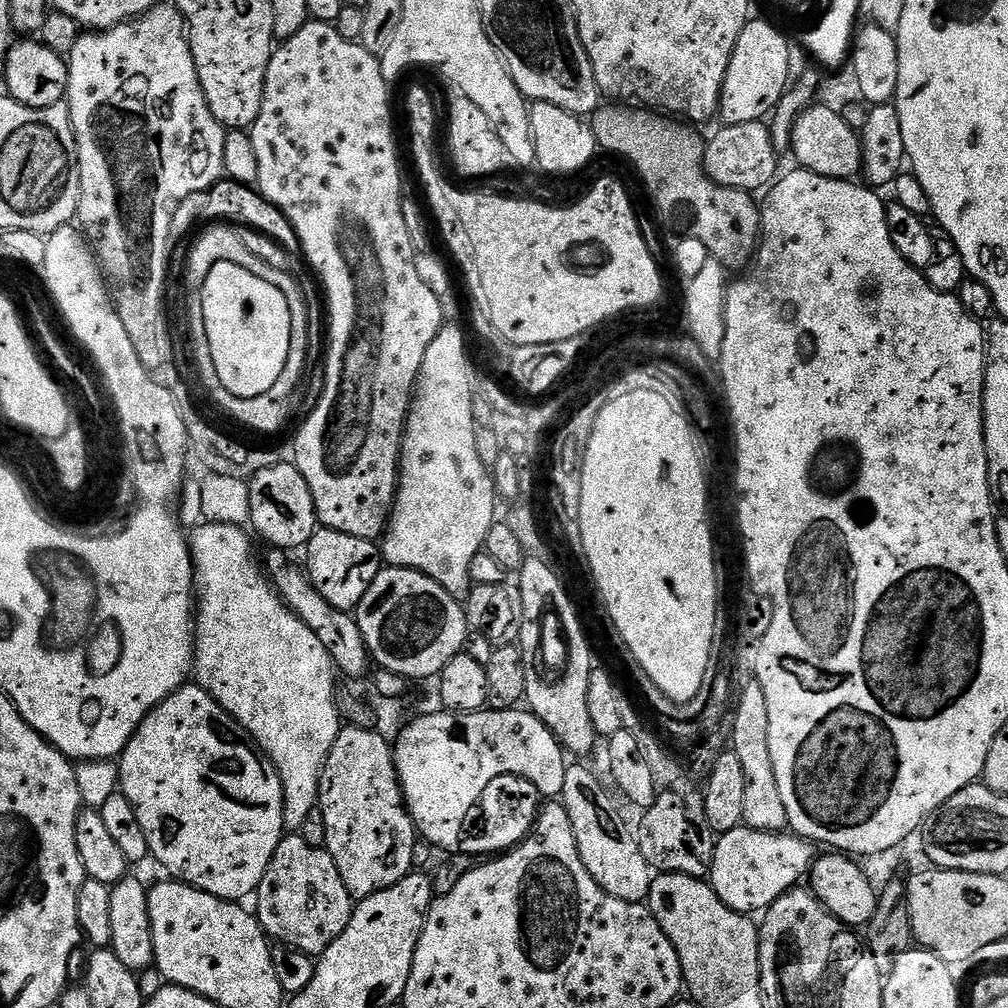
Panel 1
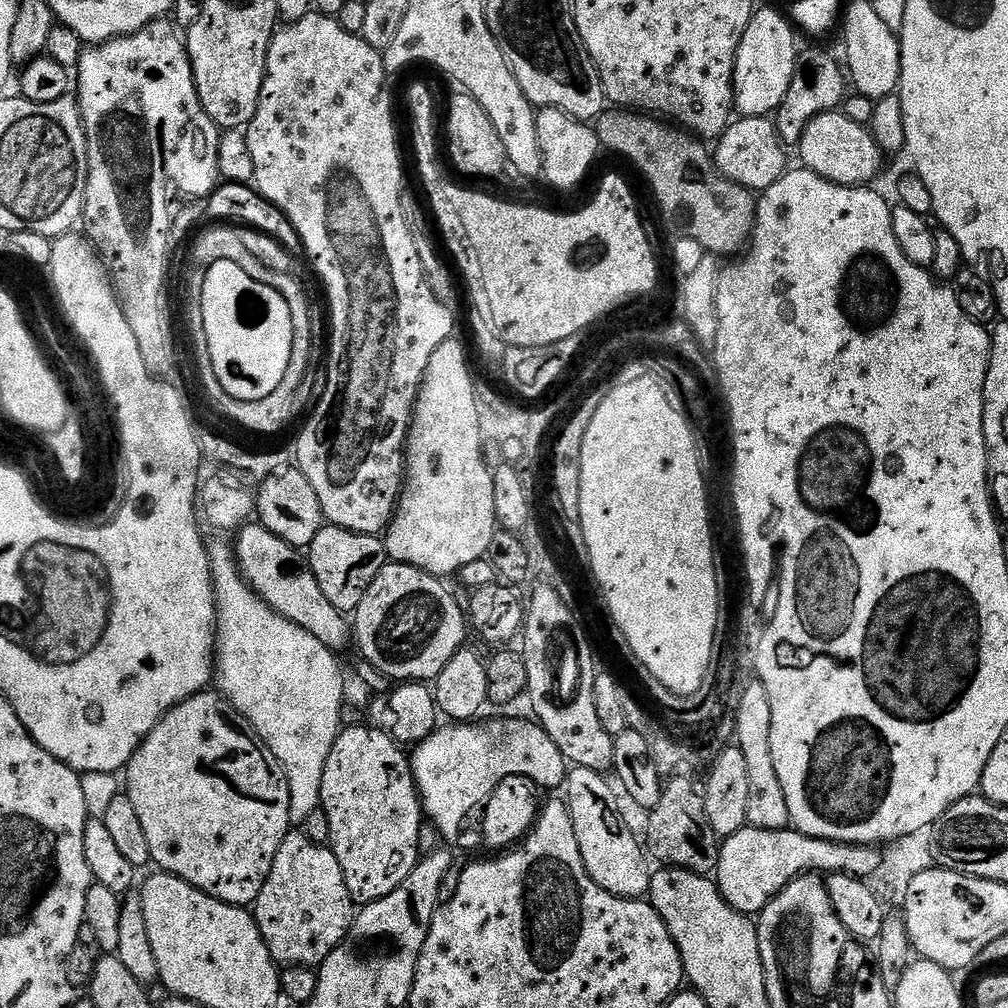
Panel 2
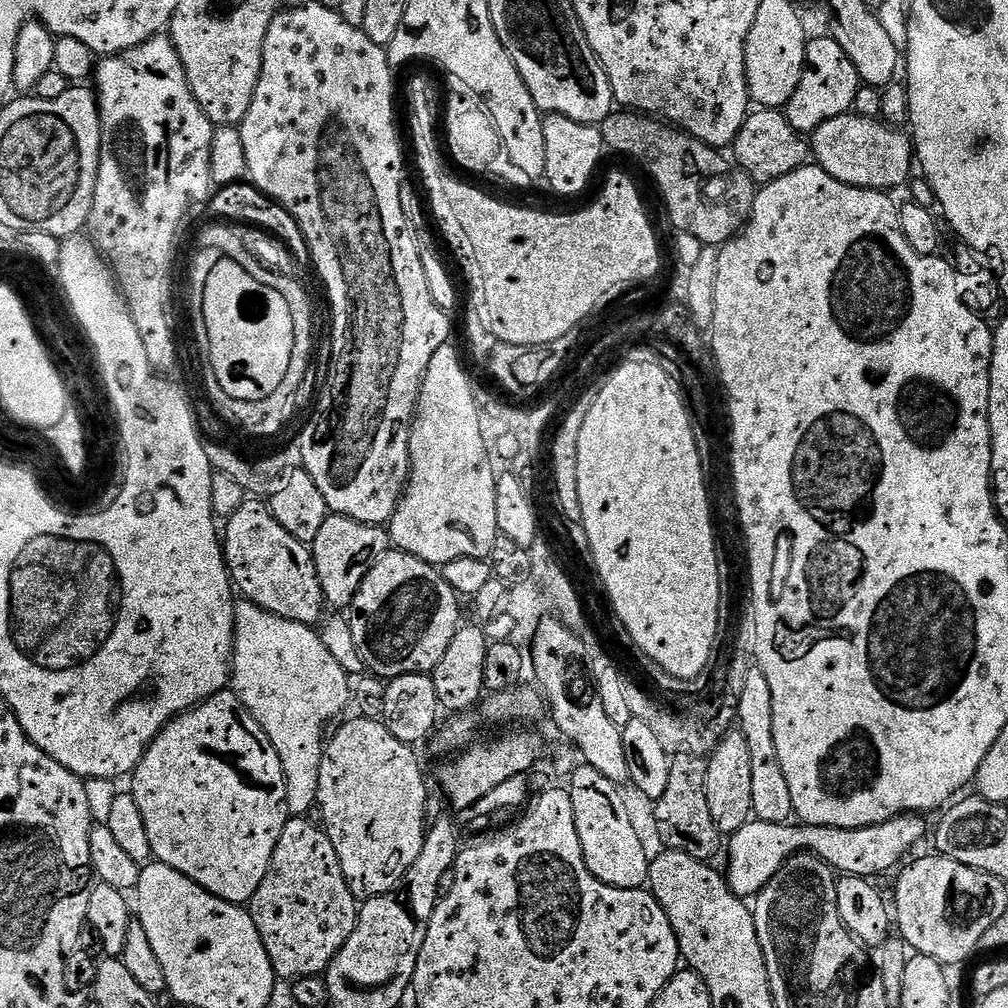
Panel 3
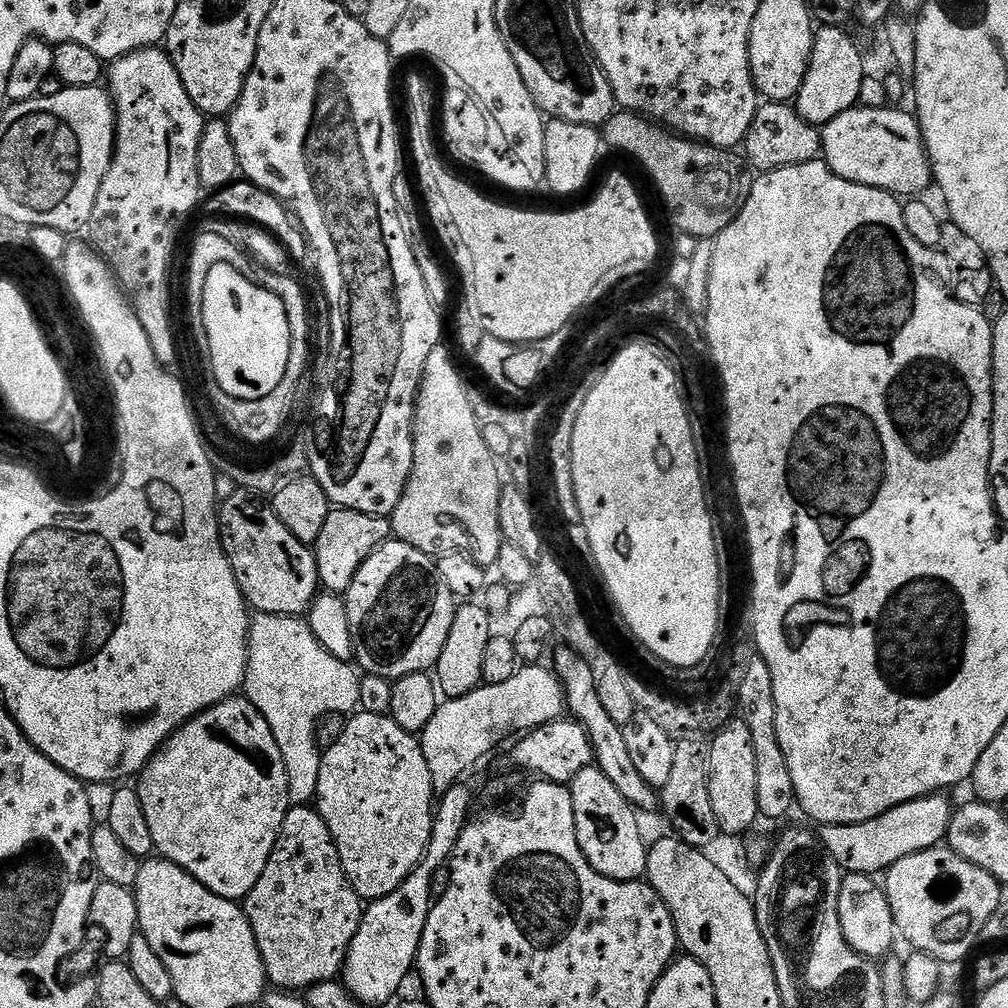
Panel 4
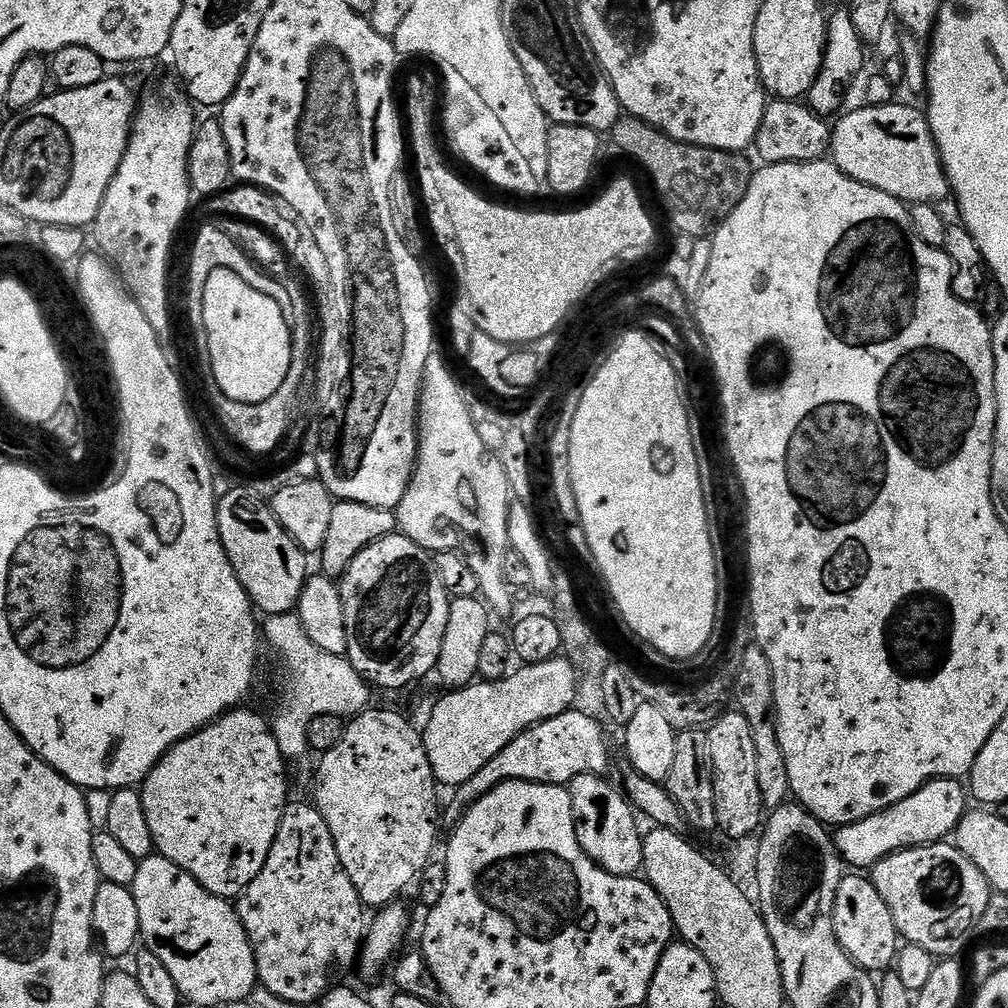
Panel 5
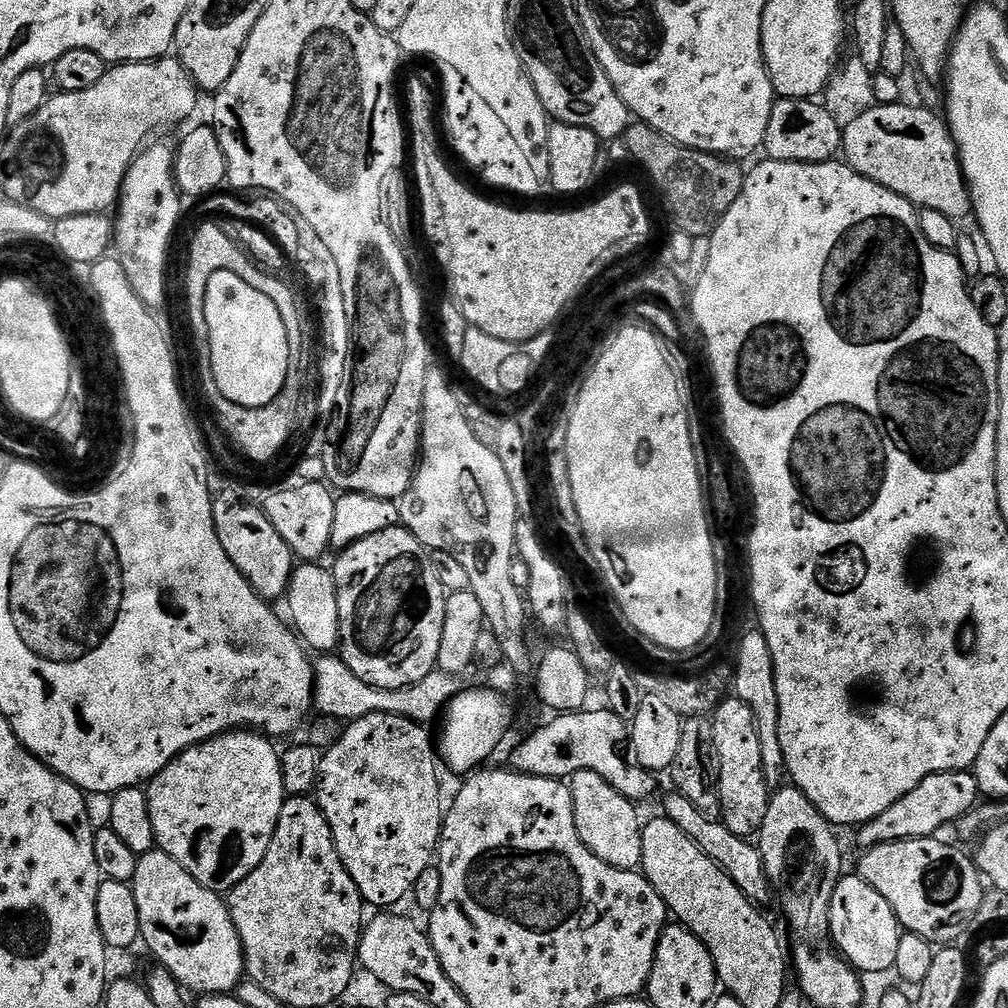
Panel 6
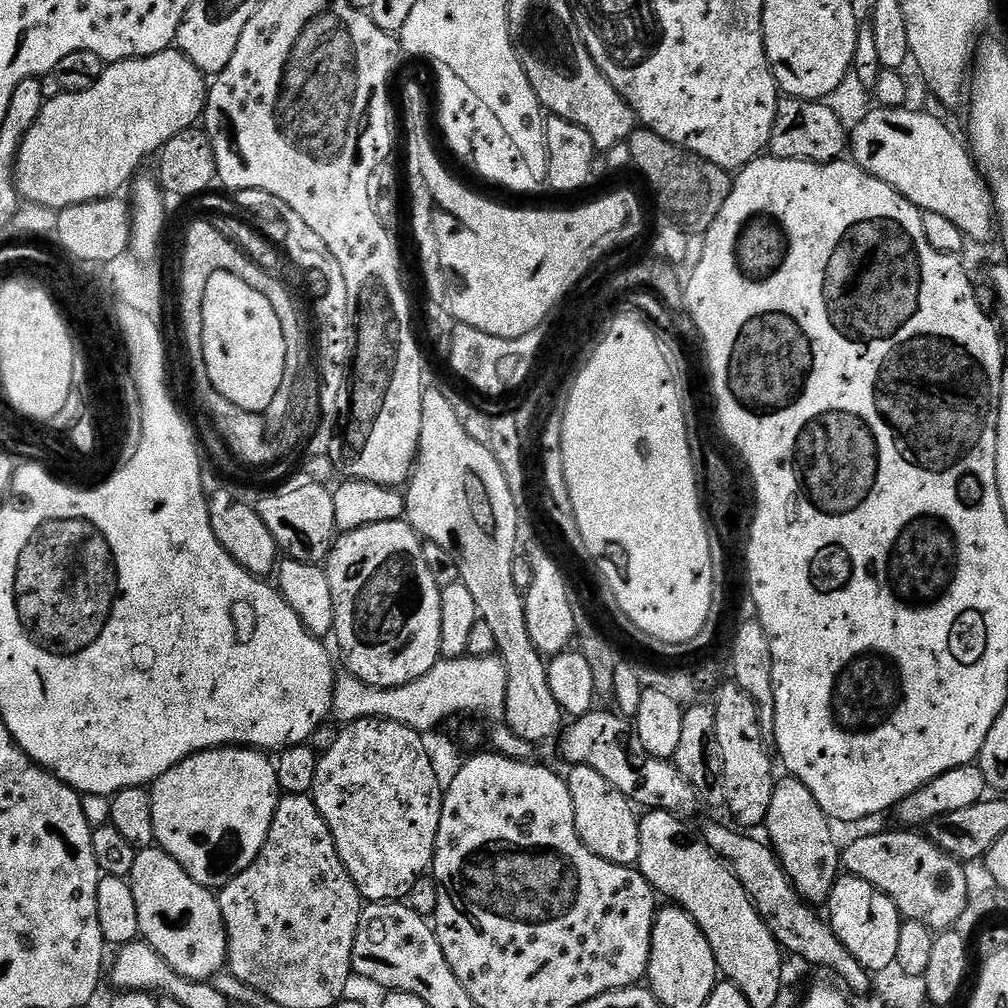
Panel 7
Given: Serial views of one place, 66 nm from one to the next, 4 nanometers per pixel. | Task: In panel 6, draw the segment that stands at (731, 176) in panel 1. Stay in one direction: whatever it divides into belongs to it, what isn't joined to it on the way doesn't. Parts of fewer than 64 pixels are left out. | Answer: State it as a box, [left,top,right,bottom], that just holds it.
[762,98,844,164]

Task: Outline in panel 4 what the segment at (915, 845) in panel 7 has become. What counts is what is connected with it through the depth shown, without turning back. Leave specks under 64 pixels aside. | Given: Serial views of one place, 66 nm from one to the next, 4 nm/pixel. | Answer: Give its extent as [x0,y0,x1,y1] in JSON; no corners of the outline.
[882,846,1002,965]

